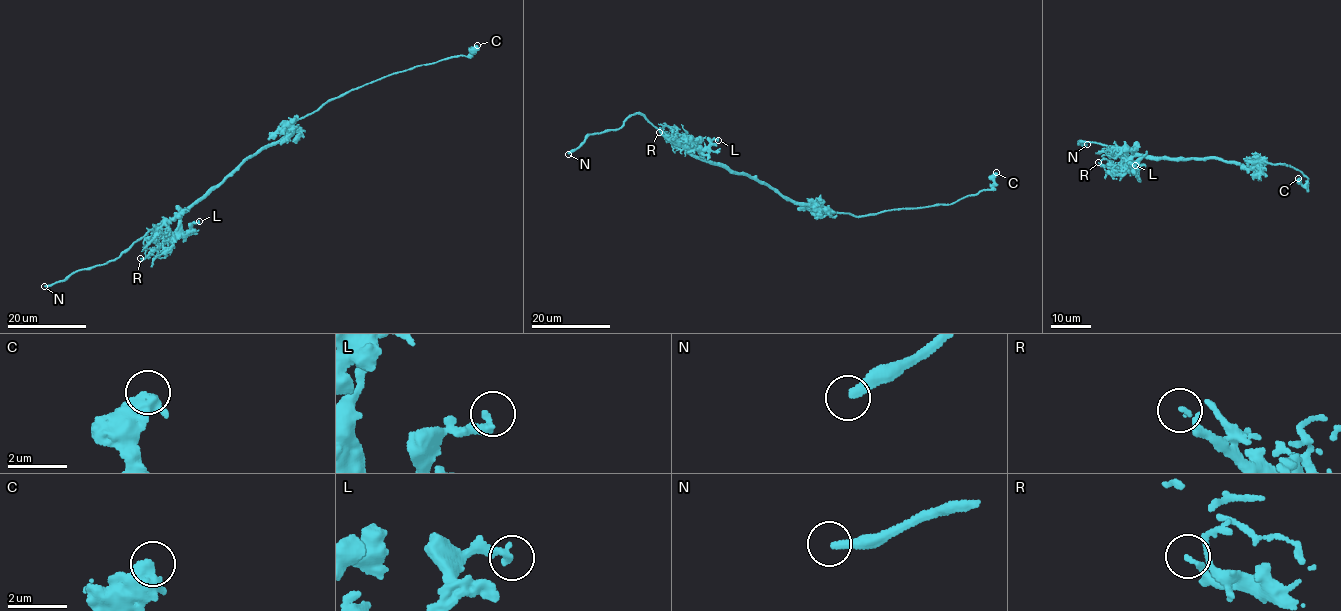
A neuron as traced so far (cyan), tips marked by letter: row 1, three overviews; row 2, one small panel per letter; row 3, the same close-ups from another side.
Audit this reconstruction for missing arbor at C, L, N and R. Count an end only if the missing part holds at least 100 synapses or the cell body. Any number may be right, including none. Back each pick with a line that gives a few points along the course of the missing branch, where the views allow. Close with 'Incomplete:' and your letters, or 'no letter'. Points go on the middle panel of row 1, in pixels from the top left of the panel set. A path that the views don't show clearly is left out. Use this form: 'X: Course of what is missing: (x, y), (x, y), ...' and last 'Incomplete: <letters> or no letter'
Incomplete: N

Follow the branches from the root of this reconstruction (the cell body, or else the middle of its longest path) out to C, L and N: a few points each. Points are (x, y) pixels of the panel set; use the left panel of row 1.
C: (248, 157), (282, 141), (297, 119), (319, 110), (329, 99), (416, 66), (467, 56), (477, 45)
L: (248, 157), (168, 224), (174, 233), (183, 234), (199, 221)
N: (248, 157), (221, 182), (208, 188), (181, 212), (148, 231), (118, 257), (73, 271), (67, 277), (44, 286)

